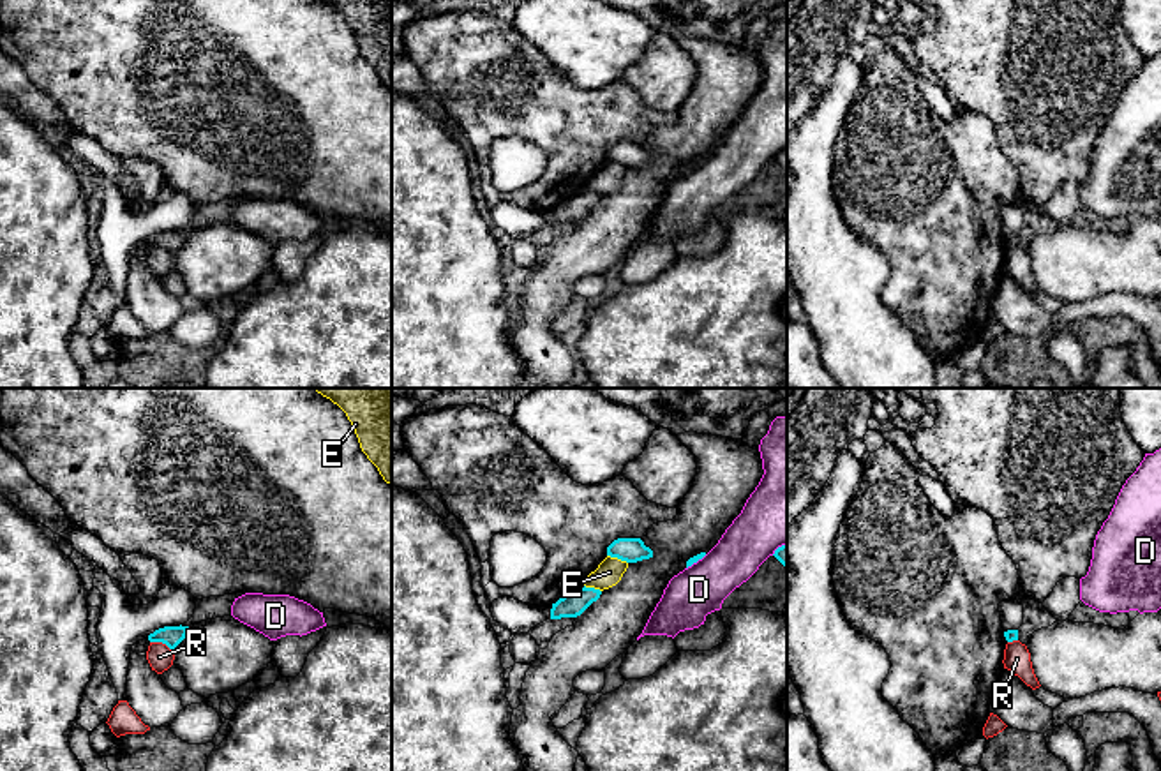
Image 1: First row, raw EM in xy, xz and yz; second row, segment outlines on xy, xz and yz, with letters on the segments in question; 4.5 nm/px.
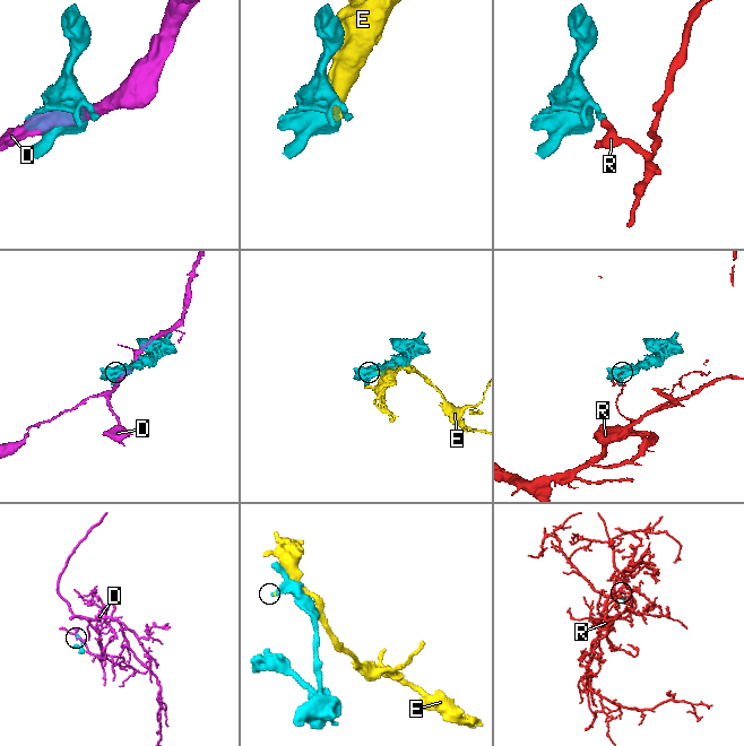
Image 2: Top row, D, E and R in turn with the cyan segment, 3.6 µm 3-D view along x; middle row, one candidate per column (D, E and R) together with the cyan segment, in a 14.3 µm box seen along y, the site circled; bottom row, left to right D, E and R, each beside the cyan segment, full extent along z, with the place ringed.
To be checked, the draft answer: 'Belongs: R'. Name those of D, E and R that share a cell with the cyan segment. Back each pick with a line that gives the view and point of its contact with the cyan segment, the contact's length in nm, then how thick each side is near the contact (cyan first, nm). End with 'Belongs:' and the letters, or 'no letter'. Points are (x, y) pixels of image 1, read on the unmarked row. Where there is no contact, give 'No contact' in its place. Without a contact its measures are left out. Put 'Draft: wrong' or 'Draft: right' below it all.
Belongs: no letter
Draft: wrong

